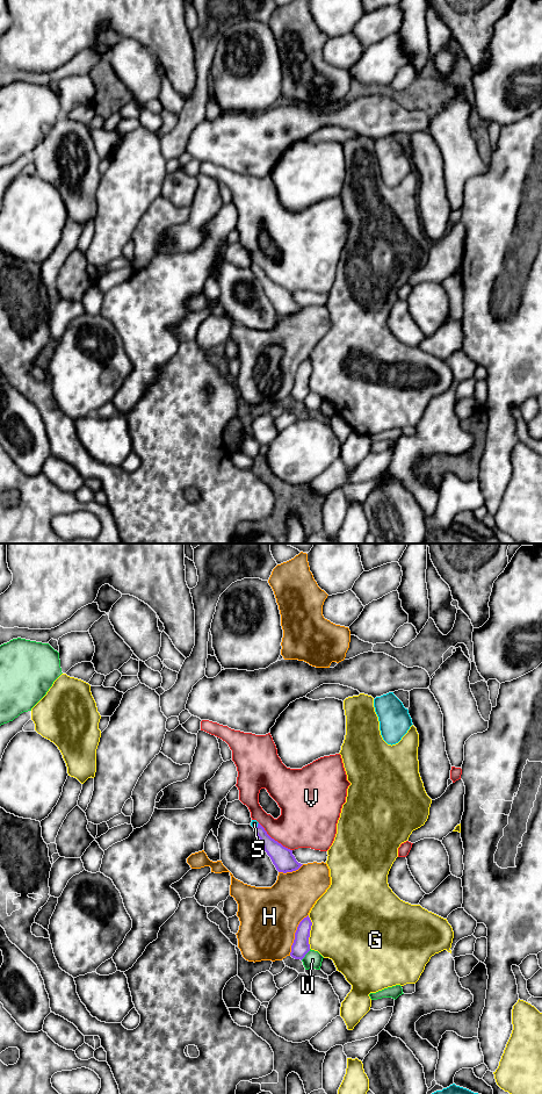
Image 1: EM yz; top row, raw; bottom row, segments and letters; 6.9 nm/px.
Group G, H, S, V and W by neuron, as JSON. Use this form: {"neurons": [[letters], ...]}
{"neurons": [["G"], ["H"], ["S"], ["V"], ["W"]]}

